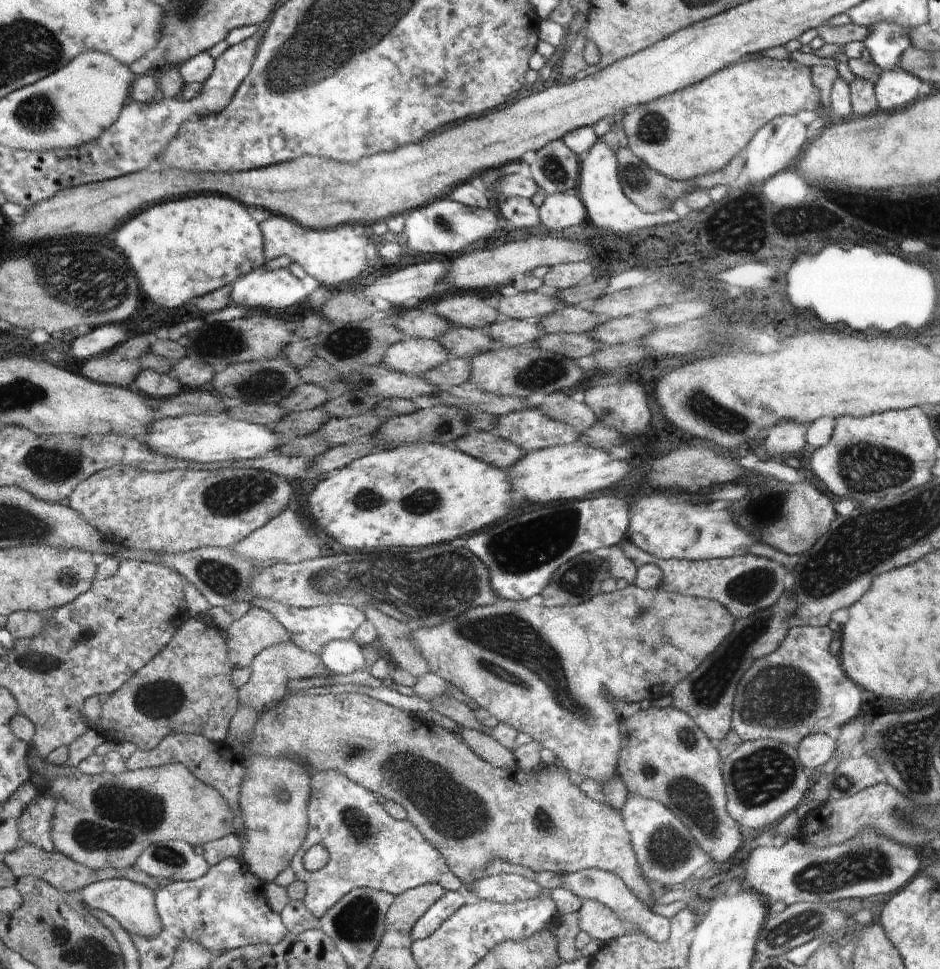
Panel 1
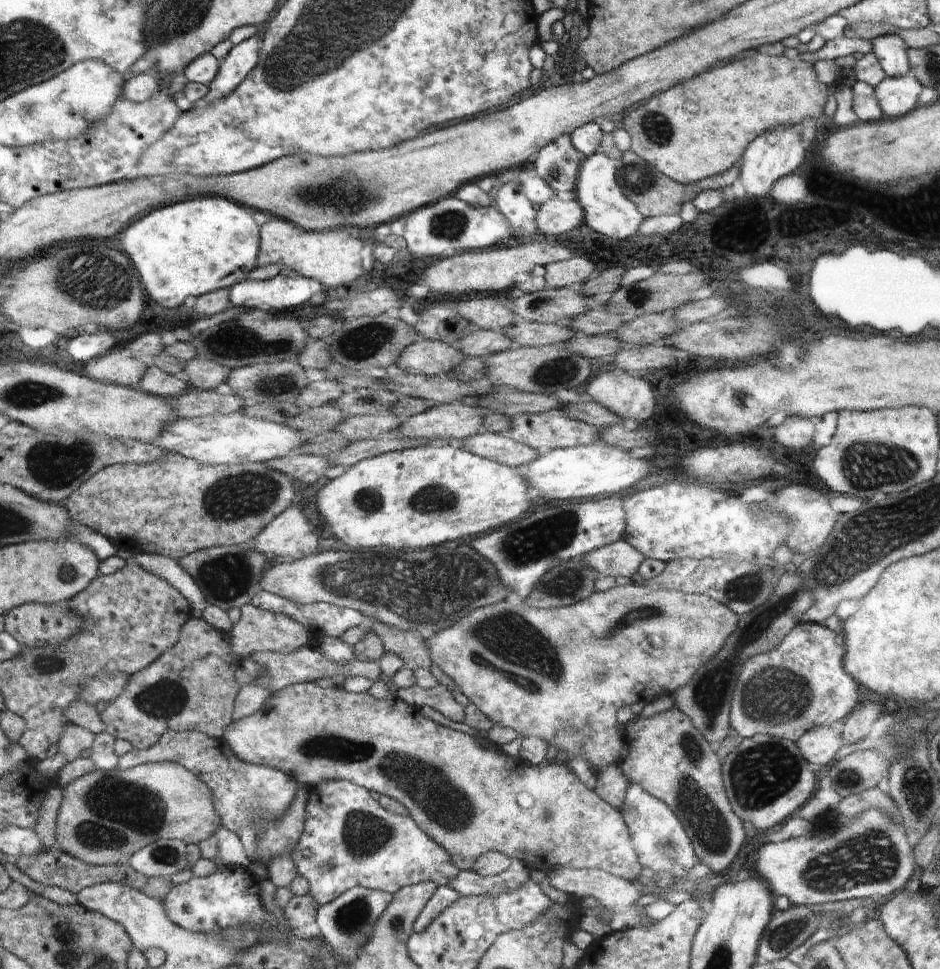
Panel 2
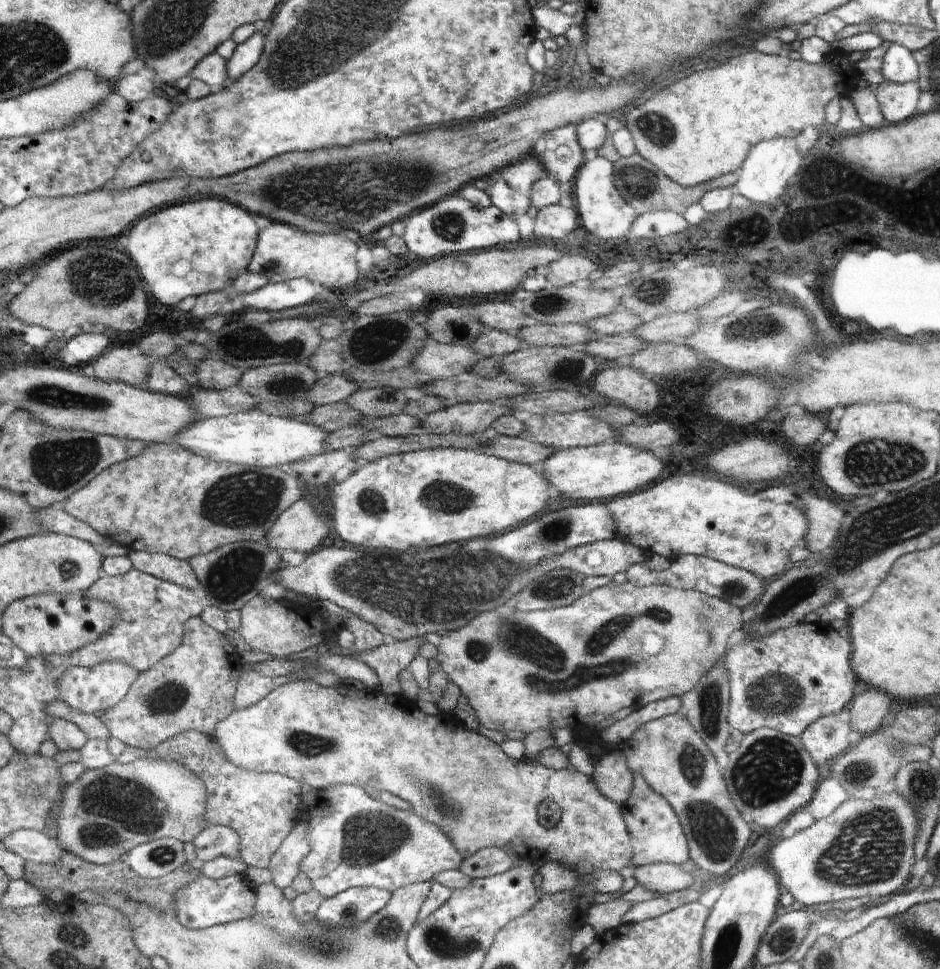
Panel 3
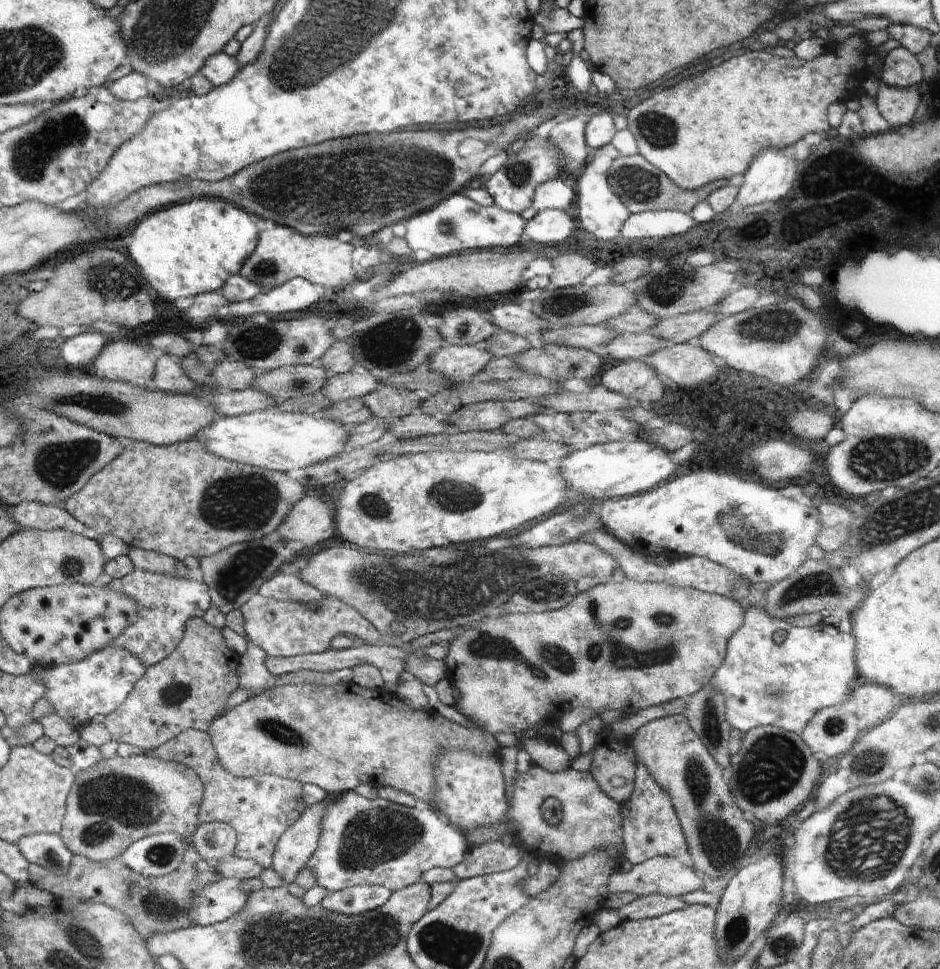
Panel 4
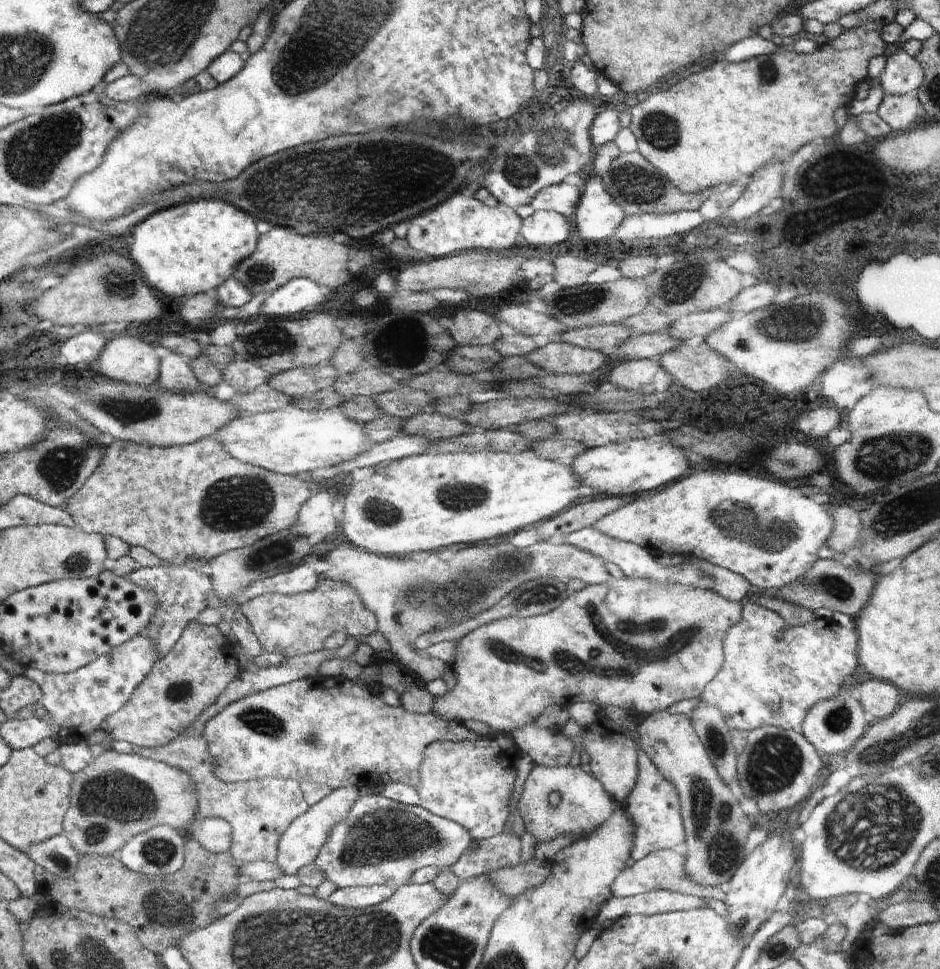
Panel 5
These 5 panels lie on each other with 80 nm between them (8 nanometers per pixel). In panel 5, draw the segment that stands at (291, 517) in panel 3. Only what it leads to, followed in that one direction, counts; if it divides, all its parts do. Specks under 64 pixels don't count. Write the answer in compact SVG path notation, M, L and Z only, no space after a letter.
M325 490L316 492L300 507L297 521L290 530L304 537L314 534L314 532L322 532L327 539L339 534L340 523L332 511L335 498L334 494Z

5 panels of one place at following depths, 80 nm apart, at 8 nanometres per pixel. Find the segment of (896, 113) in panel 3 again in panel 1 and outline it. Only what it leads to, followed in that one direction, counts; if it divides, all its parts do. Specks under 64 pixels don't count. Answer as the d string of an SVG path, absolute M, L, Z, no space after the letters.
M900 68L883 70L875 82L878 108L889 111L918 99L921 80Z

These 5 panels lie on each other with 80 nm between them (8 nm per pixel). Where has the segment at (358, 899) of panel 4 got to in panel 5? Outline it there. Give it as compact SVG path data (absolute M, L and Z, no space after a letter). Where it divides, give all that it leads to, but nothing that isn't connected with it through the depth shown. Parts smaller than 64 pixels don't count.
M387 885L338 888L326 901L342 909L372 908L388 900L395 890Z

